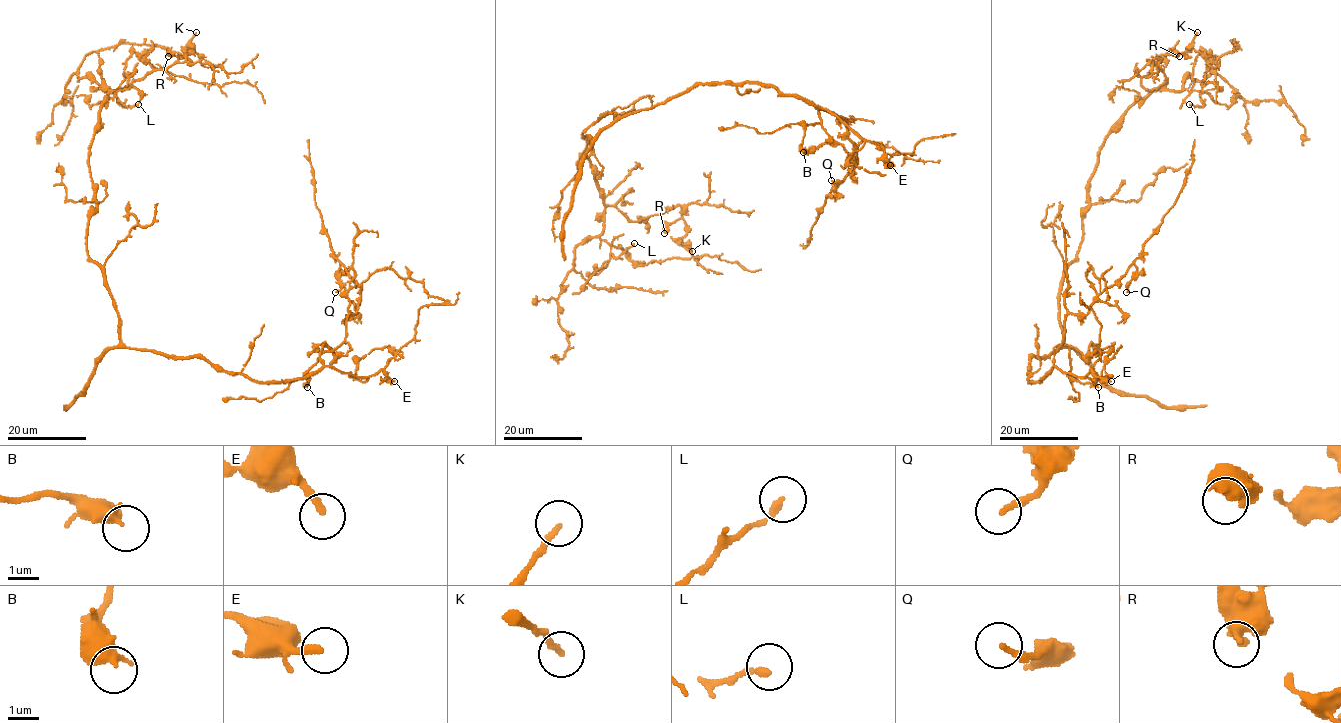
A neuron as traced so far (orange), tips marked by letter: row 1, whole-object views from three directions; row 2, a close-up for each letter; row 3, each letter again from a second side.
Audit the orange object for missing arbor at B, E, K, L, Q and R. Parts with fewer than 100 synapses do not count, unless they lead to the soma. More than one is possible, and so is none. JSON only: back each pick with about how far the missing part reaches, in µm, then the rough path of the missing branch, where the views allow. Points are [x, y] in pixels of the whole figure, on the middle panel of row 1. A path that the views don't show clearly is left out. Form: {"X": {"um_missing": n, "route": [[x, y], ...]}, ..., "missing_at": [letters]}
{"E": {"um_missing": 180}, "missing_at": ["E"]}

